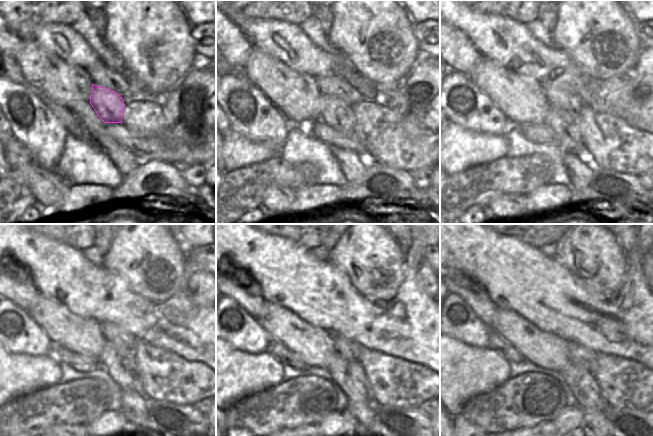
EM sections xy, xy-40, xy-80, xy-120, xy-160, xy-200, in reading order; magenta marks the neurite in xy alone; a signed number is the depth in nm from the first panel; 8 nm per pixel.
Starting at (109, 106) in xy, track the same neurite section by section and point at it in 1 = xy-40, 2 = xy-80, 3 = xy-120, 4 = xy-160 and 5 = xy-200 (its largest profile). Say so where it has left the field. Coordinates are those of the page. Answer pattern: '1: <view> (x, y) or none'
1: xy-40 (337, 114)
2: xy-80 (565, 127)
3: xy-120 (123, 370)
4: xy-160 (349, 375)
5: xy-200 (581, 382)

